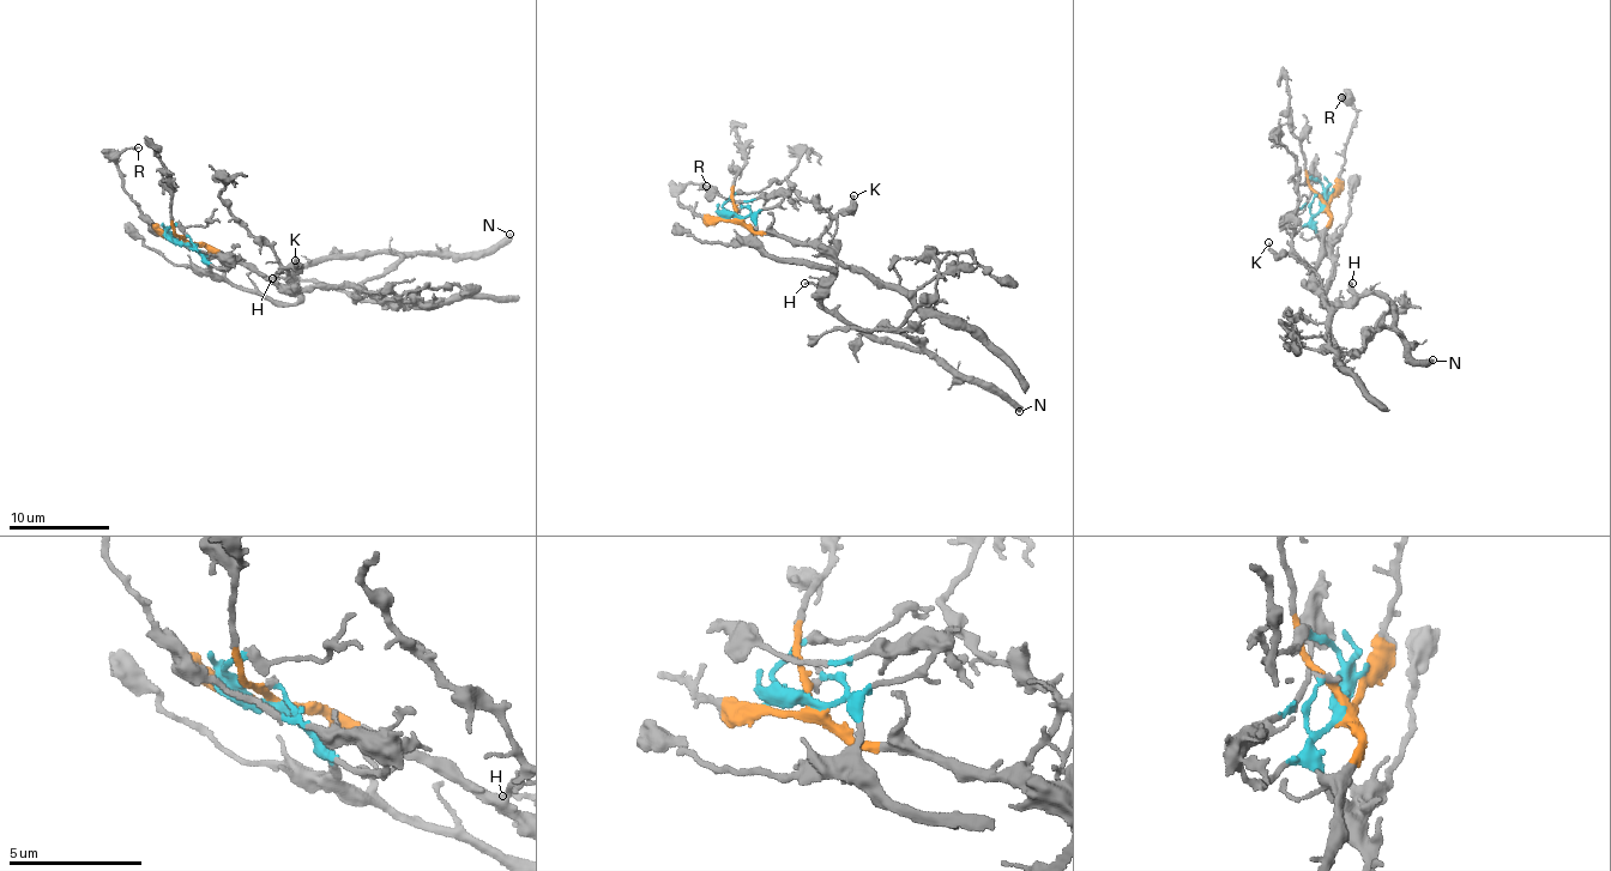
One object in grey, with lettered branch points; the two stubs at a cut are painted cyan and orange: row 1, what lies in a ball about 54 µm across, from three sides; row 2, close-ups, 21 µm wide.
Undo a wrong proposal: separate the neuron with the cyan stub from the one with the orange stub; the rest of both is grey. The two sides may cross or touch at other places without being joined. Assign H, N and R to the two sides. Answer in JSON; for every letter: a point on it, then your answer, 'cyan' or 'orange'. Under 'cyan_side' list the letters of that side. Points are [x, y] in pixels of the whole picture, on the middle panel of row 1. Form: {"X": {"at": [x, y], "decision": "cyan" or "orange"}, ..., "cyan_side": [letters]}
{"H": {"at": [804, 283], "decision": "cyan"}, "N": {"at": [1019, 411], "decision": "cyan"}, "R": {"at": [706, 186], "decision": "orange"}, "cyan_side": ["H", "N"]}

